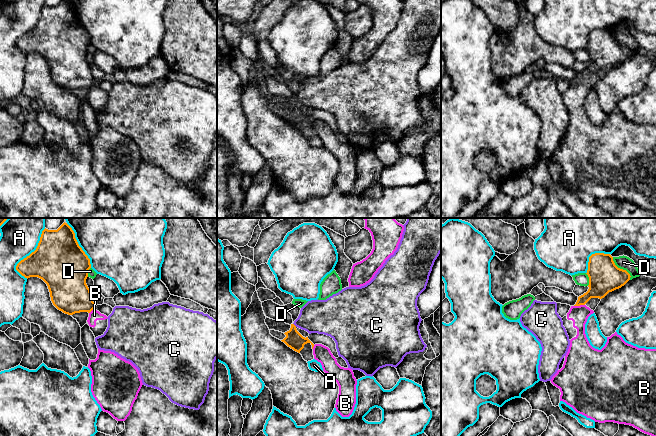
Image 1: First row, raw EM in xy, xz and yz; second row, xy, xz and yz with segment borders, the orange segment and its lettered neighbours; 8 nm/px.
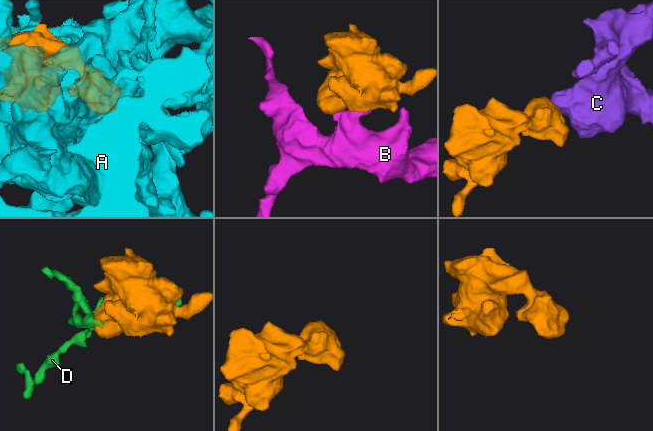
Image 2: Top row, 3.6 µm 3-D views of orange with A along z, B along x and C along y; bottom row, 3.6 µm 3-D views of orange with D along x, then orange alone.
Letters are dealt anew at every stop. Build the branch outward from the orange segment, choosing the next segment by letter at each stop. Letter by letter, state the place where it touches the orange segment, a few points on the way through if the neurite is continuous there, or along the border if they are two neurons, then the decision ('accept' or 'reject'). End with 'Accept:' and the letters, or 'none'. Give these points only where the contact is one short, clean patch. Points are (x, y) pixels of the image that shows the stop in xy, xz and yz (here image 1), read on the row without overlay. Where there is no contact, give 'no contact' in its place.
A: meets orange in xy at (30, 30); reject
B: meets orange in yz at (579, 81); border along yz (584, 80), (574, 82); reject
C: meets orange in xz at (294, 101); border along xz (293, 99), (296, 102); reject
D: meets orange in yz at (621, 45); reject
Accept: none

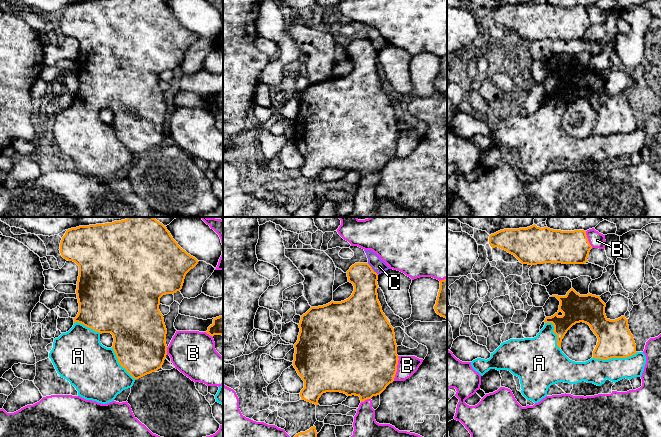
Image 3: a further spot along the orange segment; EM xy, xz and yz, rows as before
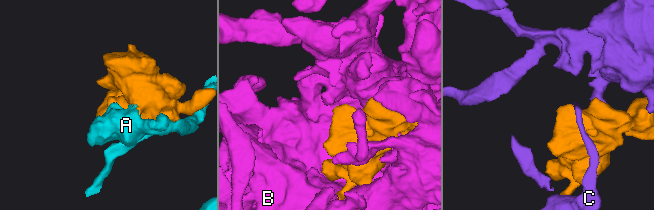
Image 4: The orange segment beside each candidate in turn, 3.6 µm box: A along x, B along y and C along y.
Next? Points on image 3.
A: meets orange in yz at (615, 133); accept
B: meets orange in xz at (396, 144); reject
C: meets orange in xz at (372, 45); reject
Accept: A

